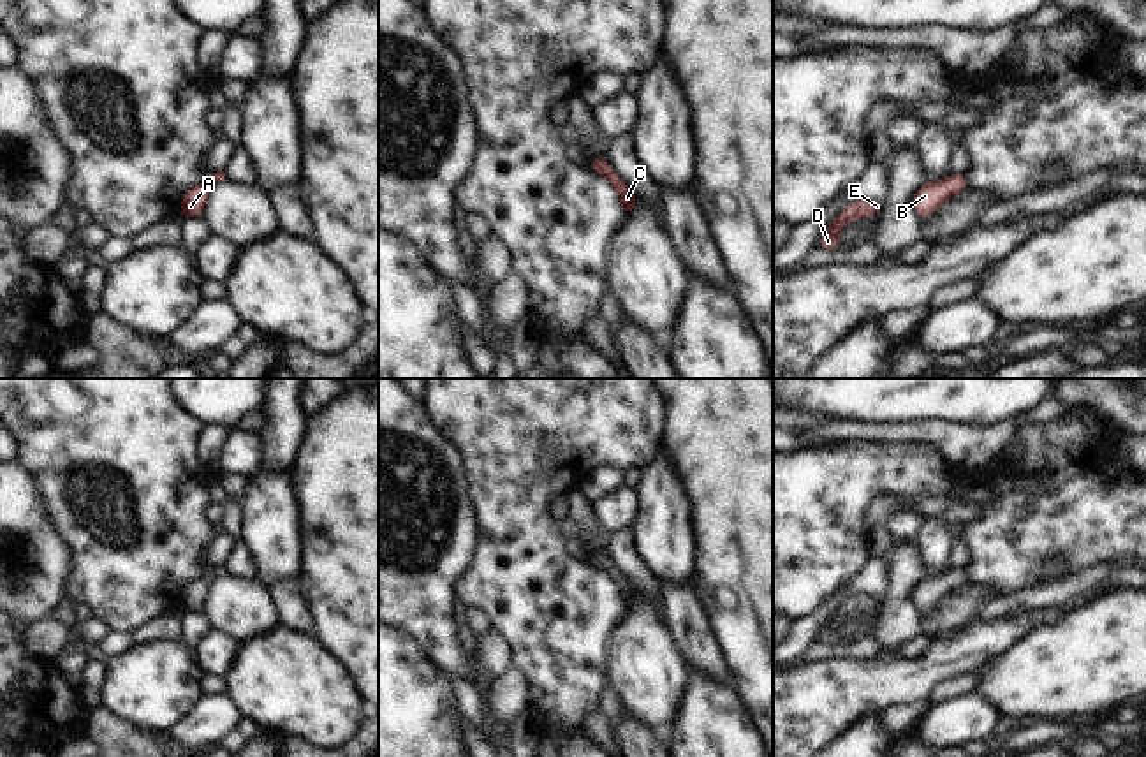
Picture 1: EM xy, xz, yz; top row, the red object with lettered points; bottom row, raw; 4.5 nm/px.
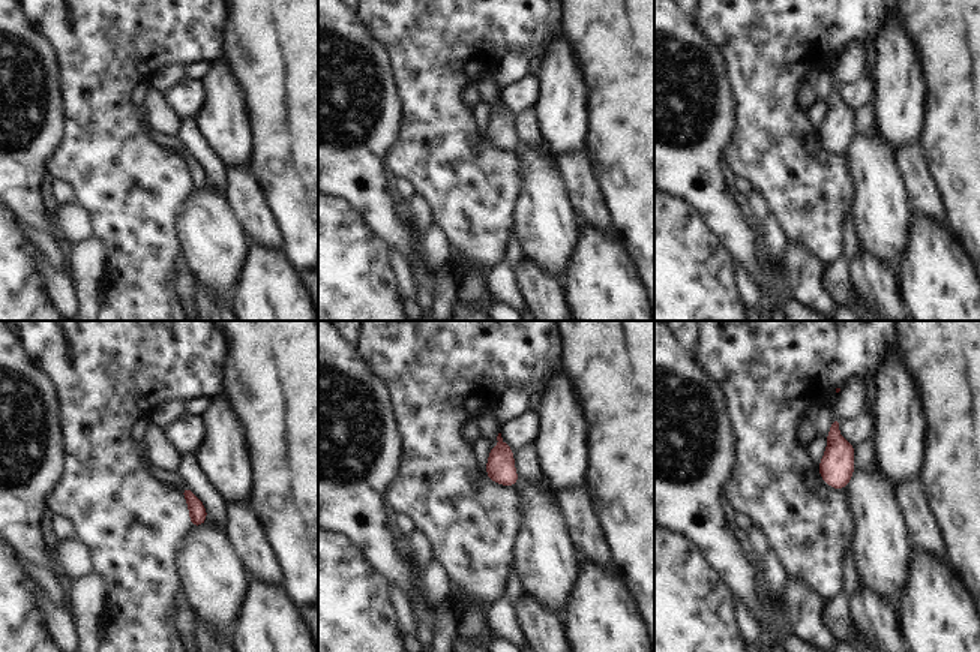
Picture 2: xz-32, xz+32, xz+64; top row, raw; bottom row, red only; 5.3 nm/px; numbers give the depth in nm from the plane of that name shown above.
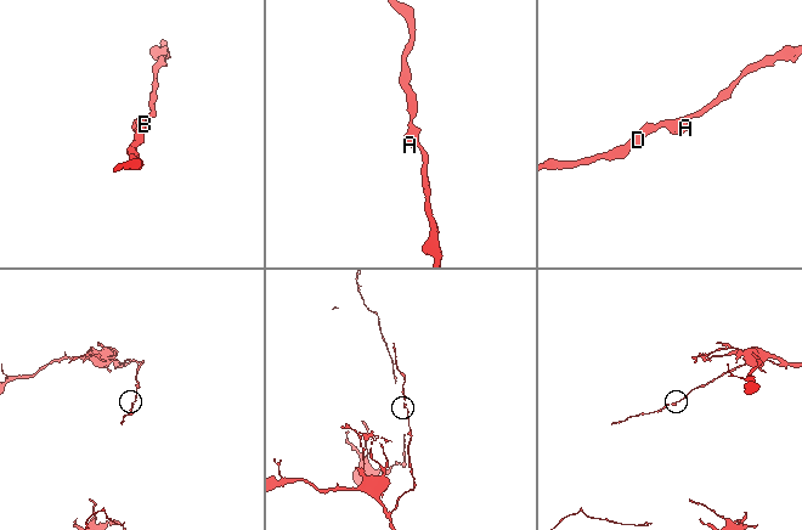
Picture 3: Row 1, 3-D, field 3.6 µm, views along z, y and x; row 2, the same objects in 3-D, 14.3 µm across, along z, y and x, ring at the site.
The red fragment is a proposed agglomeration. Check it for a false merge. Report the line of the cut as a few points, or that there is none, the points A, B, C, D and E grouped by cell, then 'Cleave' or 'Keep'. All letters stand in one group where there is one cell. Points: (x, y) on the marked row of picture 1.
No split. Groups: A B C D E. Keep

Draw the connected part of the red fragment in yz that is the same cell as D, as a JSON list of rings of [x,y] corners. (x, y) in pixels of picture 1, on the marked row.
[[[856,201],[841,209],[841,213],[833,220],[829,229],[820,236],[817,248],[826,248],[829,252],[840,250],[840,229],[852,224],[857,218],[868,215],[882,215],[882,202]]]

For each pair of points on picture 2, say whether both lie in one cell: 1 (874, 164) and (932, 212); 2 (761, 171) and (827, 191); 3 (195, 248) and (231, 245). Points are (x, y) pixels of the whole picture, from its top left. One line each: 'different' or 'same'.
1: different
2: same
3: same

